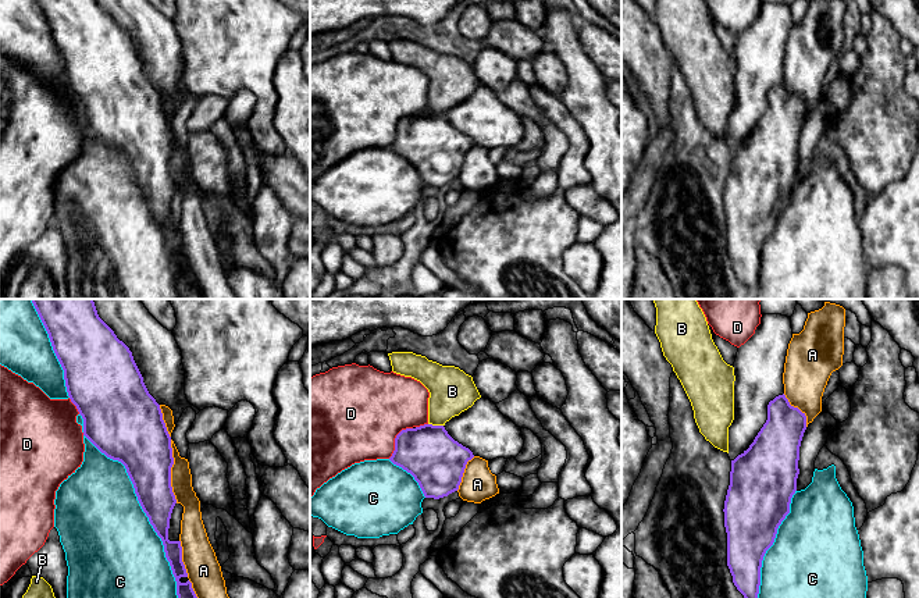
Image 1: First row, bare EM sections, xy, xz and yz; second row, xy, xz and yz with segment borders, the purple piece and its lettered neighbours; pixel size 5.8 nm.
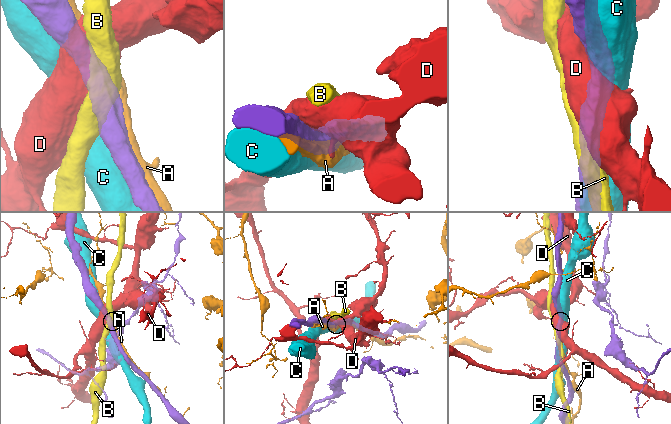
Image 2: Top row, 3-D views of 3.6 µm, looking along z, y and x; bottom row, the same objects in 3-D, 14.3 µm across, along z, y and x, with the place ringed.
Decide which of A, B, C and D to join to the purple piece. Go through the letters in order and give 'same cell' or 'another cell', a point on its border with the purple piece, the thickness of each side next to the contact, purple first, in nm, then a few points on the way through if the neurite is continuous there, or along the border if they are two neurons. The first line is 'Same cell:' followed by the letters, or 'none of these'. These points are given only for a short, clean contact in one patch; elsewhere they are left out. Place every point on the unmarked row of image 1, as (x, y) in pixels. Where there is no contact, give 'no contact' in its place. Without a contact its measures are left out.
Same cell: none of these
A: another cell | xy (170, 160) | 320/130 nm
B: another cell | xz (435, 114) | 320/260 nm
C: another cell | xy (148, 205) | 240/480 nm
D: another cell | xz (395, 128) | 320/480 nm

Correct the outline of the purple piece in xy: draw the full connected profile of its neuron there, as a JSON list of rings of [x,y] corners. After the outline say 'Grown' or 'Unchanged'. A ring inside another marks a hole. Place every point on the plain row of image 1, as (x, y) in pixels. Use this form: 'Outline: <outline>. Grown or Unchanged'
Outline: [[[38,0],[64,58],[68,85],[83,107],[83,124],[107,146],[121,150],[133,172],[138,189],[164,234],[177,270],[181,299],[203,299],[182,250],[181,229],[168,228],[172,197],[177,192],[171,175],[174,153],[171,125],[160,93],[149,82],[129,36],[99,6],[97,0]]]. Unchanged

